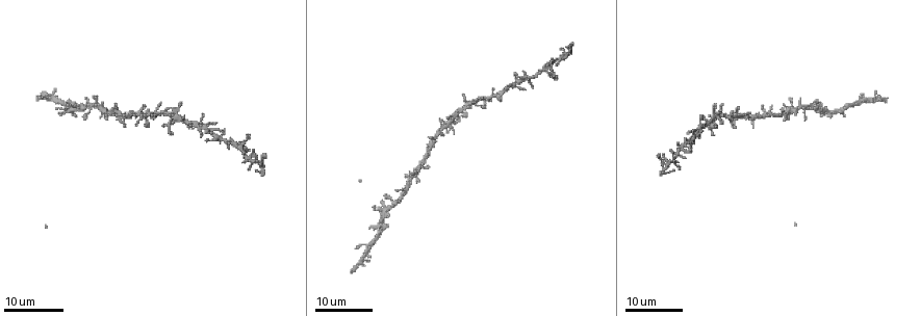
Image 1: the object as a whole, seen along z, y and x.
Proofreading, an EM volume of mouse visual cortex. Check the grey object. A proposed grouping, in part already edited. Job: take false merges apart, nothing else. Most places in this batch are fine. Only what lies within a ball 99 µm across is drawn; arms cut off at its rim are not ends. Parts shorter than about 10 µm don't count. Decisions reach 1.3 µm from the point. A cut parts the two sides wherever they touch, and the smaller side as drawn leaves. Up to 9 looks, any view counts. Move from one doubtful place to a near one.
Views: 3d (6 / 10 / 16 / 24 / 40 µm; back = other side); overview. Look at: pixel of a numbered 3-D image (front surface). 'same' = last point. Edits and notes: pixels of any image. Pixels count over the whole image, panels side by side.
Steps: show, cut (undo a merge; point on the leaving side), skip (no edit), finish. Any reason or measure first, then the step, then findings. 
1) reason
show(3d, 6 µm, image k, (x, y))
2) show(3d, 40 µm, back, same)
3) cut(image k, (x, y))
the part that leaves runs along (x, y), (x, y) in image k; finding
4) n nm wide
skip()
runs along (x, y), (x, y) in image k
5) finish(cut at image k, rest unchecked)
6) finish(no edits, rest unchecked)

show(3d, 16 µm, image 1, (90, 109))

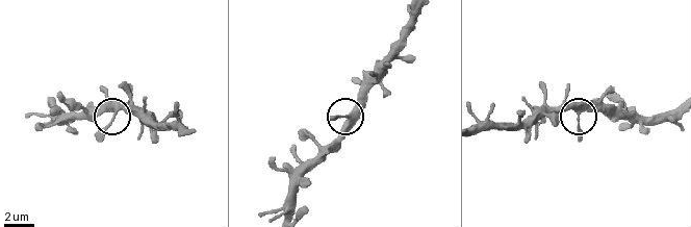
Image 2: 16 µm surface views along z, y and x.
show(3d, 6 µm, image 2, (348, 116))

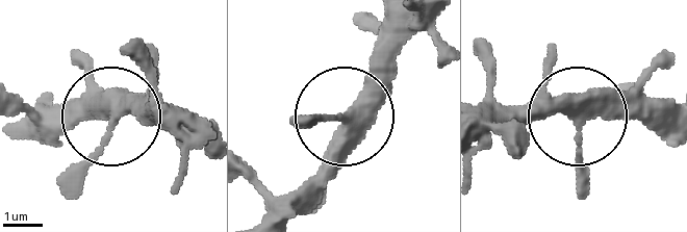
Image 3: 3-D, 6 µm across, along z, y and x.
skip()
runs along (427, 21), (301, 196) in image 3; continuous, no second cell

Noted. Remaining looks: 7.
three-way junction
show(3d, 16 µm, image 1, (437, 132))

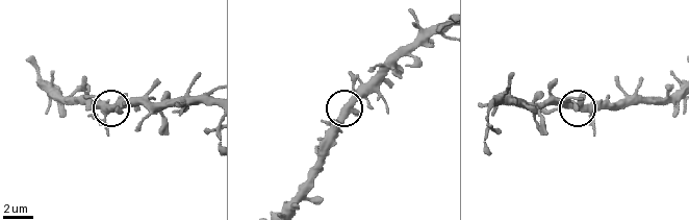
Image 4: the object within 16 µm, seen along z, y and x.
show(3d, 10 µm, image 4, (112, 107))

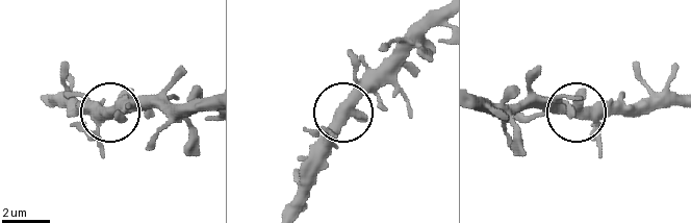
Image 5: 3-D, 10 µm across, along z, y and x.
side arm 35 µm
skip()
runs along (579, 110), (644, 115) in image 5; one cell here

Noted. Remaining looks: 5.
narrows sharply
show(3d, 16 µm, image 1, (380, 232))

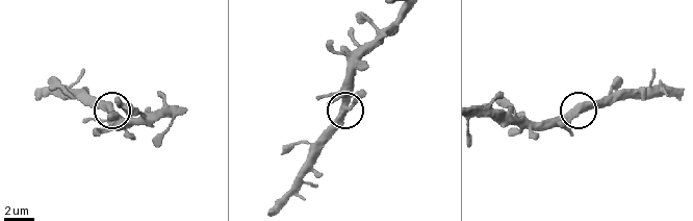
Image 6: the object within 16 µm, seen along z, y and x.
show(3d, 10 µm, image 6, (574, 114))

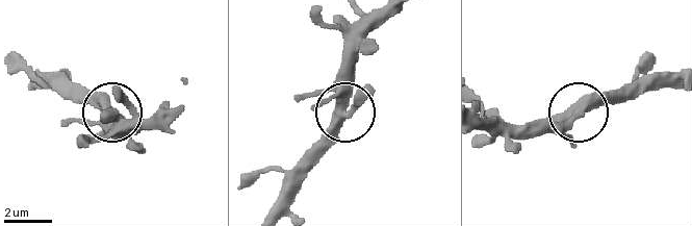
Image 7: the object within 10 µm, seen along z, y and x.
skip()
all the same cell

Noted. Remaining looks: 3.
four-way junction
show(3d, 16 µm, image 1, (677, 152))

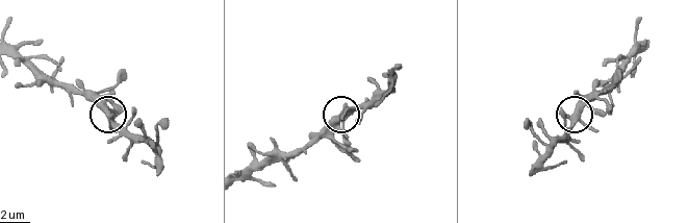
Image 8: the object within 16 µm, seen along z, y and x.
closer look
show(3d, 6 µm, image 8, (104, 111))

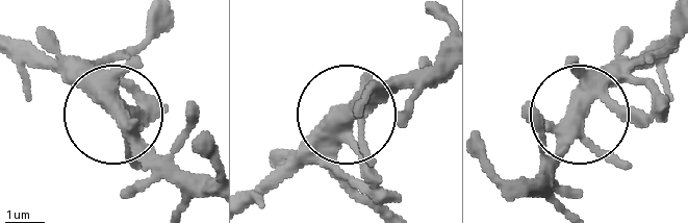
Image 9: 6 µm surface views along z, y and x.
4 arms
skip()
one cell here

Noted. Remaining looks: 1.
finish(no edits, rest unchecked)

